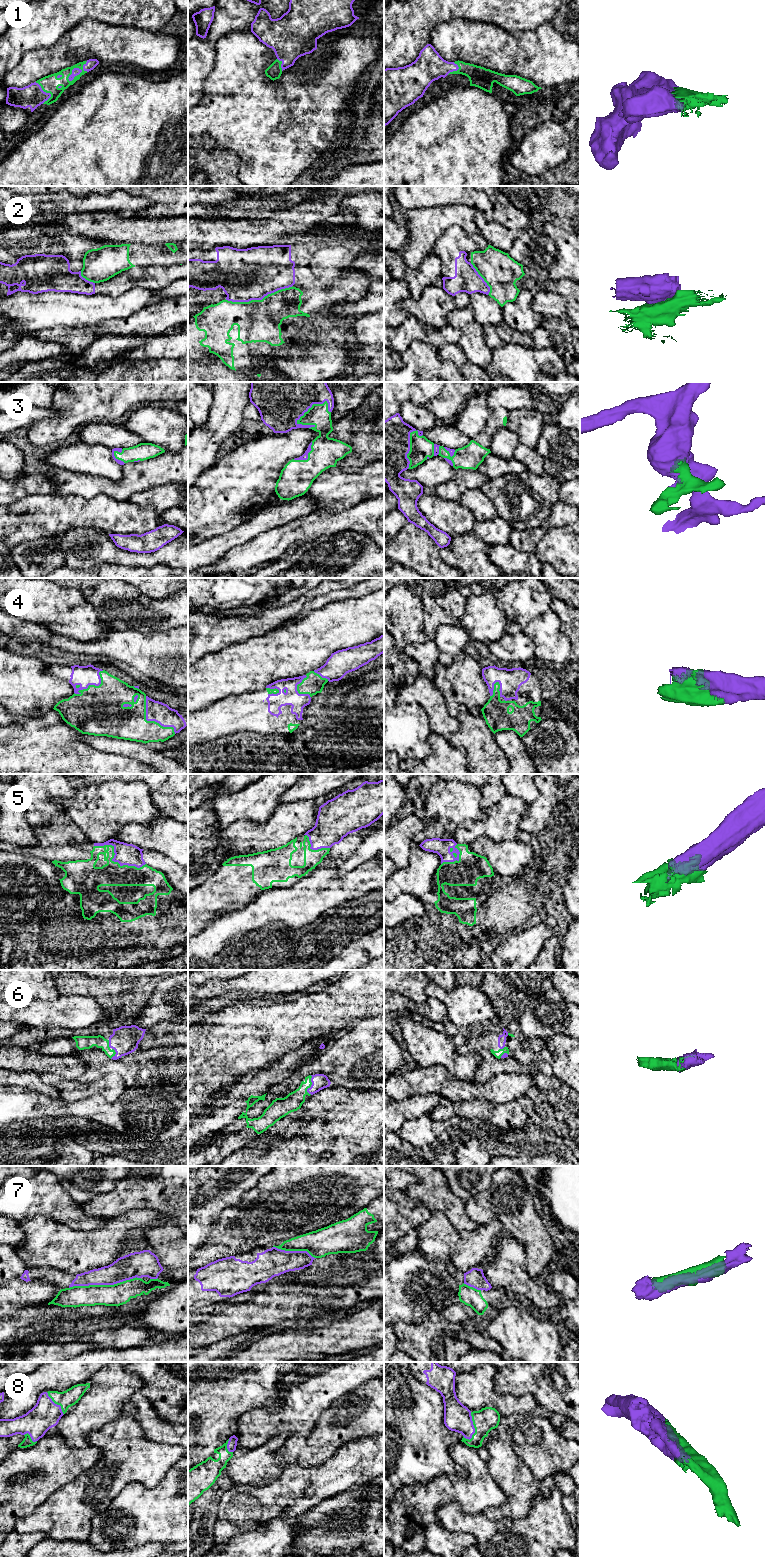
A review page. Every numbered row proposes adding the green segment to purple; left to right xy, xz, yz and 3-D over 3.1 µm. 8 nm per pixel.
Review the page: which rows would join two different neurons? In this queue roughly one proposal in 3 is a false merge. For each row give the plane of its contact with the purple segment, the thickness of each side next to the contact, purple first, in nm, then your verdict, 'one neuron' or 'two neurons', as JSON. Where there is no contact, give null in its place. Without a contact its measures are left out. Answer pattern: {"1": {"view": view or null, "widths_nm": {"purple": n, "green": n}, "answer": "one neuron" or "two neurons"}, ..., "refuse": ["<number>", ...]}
{"1": {"view": "xy", "widths_nm": {"purple": 60, "green": 130}, "answer": "one neuron"}, "2": {"view": "xz", "widths_nm": {"purple": 420, "green": 340}, "answer": "two neurons"}, "3": {"view": "xz", "widths_nm": {"purple": 500, "green": 170}, "answer": "one neuron"}, "4": {"view": "xy", "widths_nm": {"purple": 160, "green": 400}, "answer": "one neuron"}, "5": {"view": "xy", "widths_nm": {"purple": 180, "green": 220}, "answer": "one neuron"}, "6": {"view": "xz", "widths_nm": {"purple": 130, "green": 150}, "answer": "one neuron"}, "7": {"view": "xy", "widths_nm": {"purple": 190, "green": 180}, "answer": "two neurons"}, "8": {"view": "yz", "widths_nm": {"purple": 220, "green": 190}, "answer": "one neuron"}, "refuse": ["2", "7"]}

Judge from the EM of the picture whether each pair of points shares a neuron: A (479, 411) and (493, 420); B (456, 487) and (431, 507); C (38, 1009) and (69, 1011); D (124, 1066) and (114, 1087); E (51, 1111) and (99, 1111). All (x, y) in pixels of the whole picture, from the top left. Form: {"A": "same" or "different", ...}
{"A": "different", "B": "different", "C": "same", "D": "different", "E": "same"}

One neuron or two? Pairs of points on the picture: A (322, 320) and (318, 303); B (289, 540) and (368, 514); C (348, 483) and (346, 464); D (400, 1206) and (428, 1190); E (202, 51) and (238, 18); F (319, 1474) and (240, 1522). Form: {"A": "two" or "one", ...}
{"A": "two", "B": "one", "C": "two", "D": "two", "E": "one", "F": "one"}

